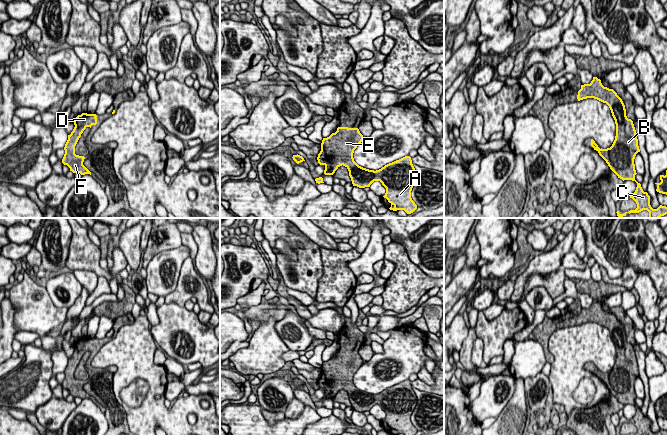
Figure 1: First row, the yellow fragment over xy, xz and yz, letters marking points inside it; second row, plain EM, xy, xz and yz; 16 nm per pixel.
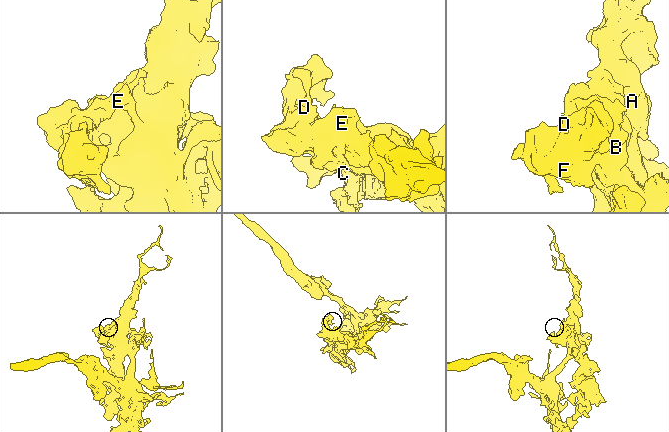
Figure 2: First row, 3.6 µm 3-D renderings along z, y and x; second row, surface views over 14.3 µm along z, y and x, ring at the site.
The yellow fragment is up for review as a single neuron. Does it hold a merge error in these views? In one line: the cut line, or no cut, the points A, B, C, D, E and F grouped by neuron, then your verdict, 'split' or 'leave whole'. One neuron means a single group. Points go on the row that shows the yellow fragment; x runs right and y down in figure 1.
no cut | A B C D E F | leave whole

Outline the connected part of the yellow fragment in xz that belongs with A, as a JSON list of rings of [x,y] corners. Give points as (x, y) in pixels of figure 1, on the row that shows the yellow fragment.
[[[338,127],[335,133],[329,137],[323,138],[321,143],[321,151],[317,160],[320,165],[325,166],[324,174],[333,175],[340,166],[345,166],[349,171],[353,186],[359,188],[370,187],[374,181],[380,181],[386,188],[383,196],[391,204],[390,210],[404,210],[407,214],[413,213],[417,209],[417,205],[411,198],[411,191],[417,181],[417,173],[412,164],[410,156],[405,156],[399,160],[389,163],[379,170],[369,170],[359,166],[353,158],[354,150],[364,139],[358,128]]]

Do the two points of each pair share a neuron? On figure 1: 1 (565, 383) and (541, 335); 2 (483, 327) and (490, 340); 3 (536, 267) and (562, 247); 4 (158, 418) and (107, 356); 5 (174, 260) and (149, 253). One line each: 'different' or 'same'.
1: different
2: same
3: same
4: same
5: different

